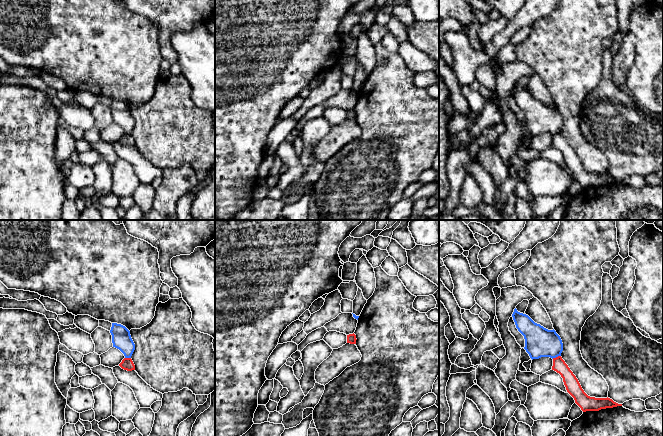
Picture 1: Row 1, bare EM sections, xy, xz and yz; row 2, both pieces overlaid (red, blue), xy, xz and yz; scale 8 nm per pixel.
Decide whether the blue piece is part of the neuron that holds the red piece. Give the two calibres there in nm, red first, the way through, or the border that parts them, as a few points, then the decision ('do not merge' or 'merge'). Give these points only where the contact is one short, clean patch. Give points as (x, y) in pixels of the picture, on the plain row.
120/240 nm | along yz (560, 131), (552, 134) | do not merge

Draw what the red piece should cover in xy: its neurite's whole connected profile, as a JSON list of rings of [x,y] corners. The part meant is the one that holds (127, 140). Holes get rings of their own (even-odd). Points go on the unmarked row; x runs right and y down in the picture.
[[[124,134],[122,138],[119,140],[119,142],[127,147],[135,146],[135,141],[131,134]]]

